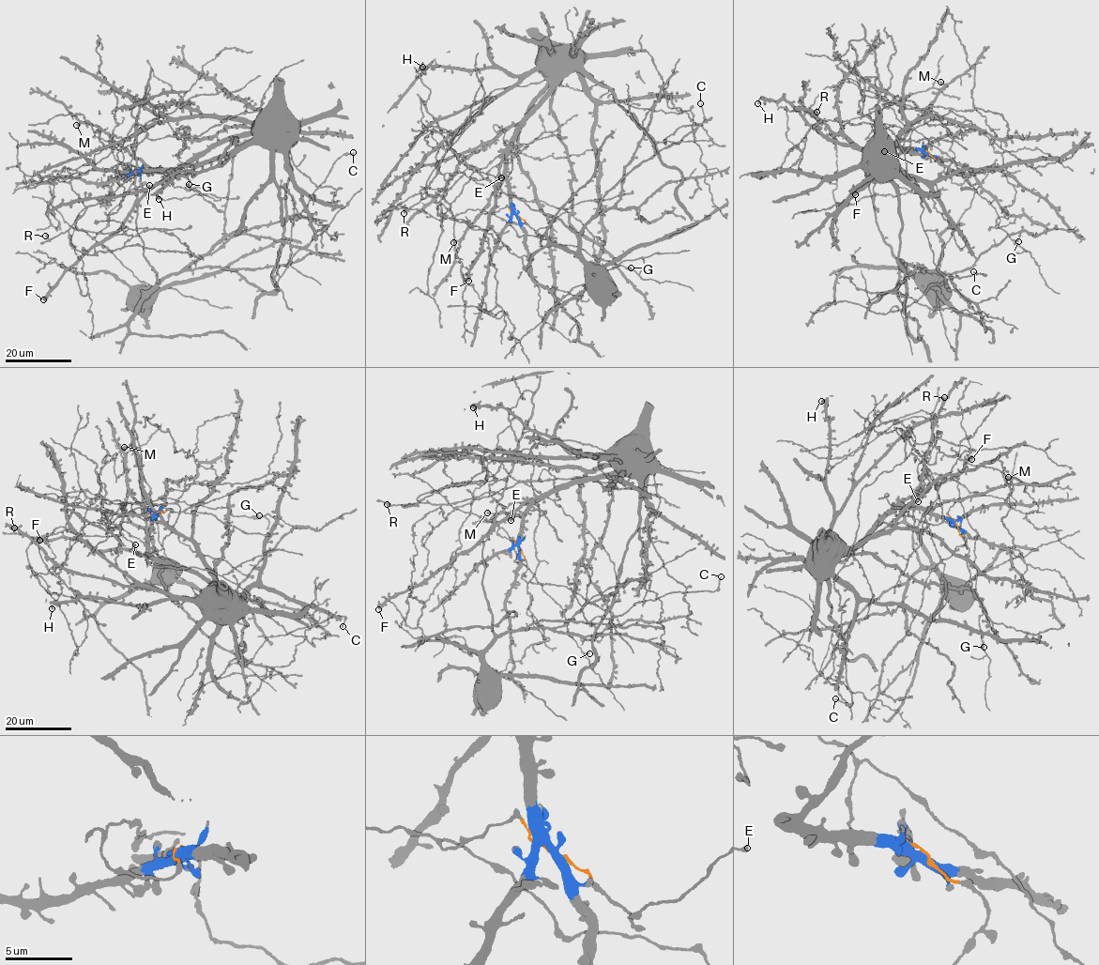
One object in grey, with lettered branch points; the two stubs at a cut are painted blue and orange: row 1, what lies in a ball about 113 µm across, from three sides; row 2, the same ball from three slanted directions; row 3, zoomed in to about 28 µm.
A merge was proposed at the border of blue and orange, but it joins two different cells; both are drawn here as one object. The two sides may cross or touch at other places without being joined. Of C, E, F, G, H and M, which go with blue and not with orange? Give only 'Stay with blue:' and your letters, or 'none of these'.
Stay with blue: C, E, F, H, M

